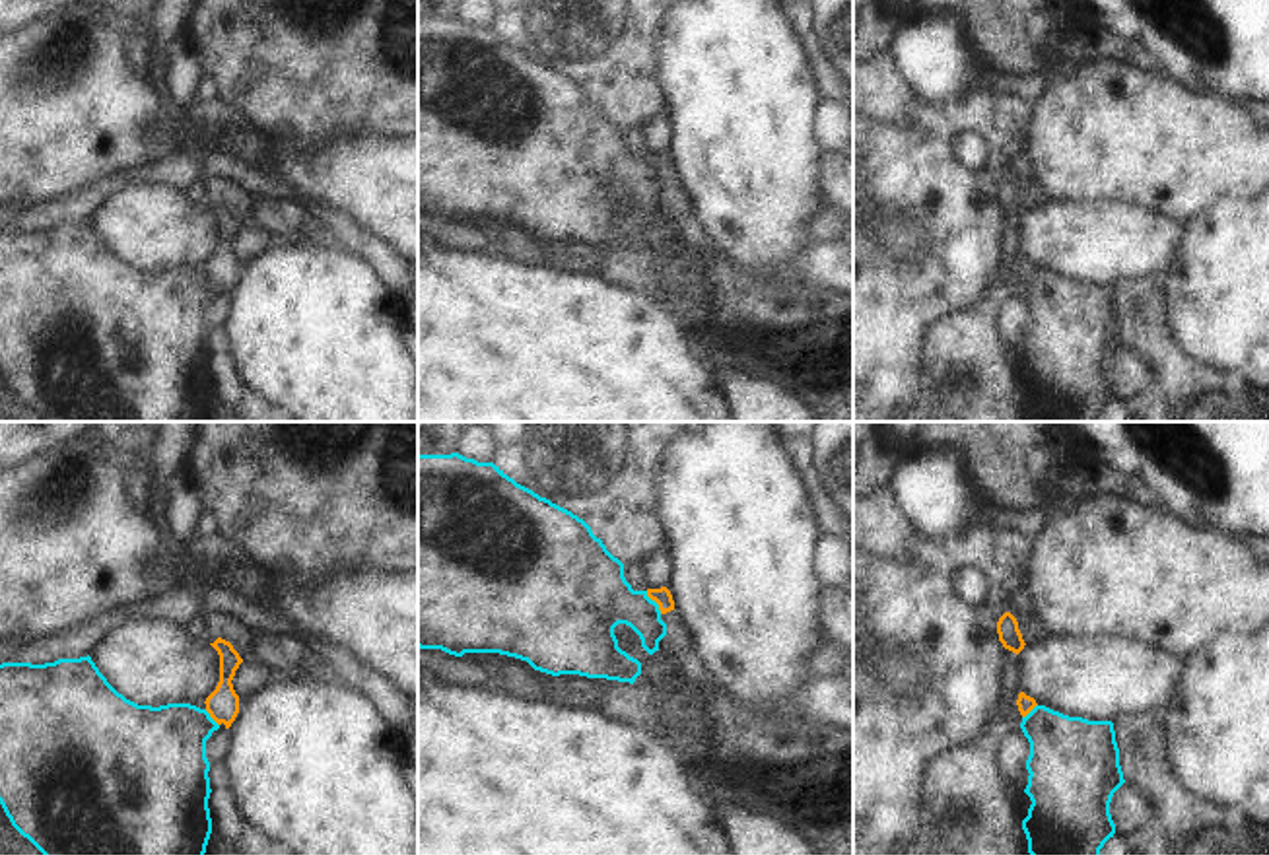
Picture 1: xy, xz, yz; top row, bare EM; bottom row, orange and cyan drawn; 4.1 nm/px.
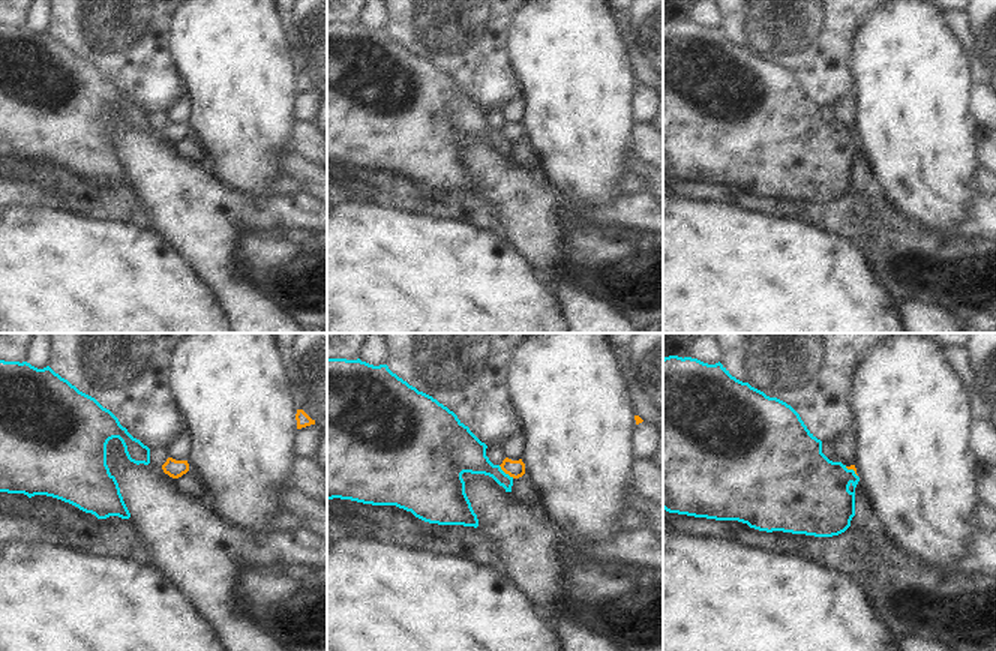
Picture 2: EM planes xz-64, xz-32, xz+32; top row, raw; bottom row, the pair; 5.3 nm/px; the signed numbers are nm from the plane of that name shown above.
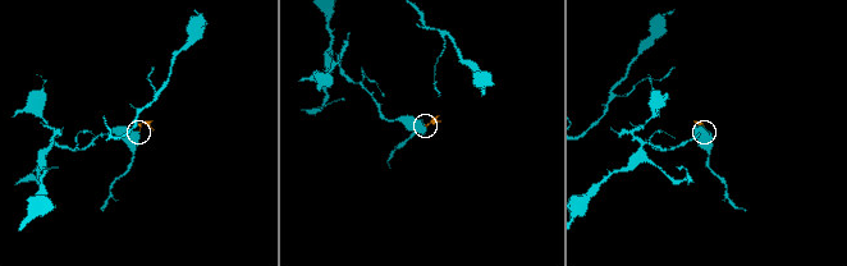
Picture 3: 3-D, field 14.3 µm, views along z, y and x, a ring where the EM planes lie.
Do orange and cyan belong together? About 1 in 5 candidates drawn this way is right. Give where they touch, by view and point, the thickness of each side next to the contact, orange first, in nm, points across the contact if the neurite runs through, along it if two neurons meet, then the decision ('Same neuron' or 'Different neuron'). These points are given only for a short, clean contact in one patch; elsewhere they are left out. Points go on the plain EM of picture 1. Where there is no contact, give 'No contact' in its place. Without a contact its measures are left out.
Touches orange at xz (655, 166). Thickness 70 nm (orange) against 300 nm. Boundary: xz (646, 156), (661, 177). Different neuron

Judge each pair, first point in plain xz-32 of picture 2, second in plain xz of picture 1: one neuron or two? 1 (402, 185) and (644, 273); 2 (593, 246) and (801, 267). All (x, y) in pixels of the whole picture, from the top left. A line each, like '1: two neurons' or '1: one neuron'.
1: one neuron
2: two neurons

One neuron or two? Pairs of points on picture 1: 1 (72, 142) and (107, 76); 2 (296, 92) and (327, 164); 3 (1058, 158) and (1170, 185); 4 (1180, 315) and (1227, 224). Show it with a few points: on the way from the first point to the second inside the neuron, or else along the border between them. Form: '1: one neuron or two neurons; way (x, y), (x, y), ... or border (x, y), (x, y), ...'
1: one neuron; way (72, 127), (72, 111), (92, 92)
2: two neurons; border (364, 135), (325, 140), (313, 146), (274, 140)
3: one neuron; way (1085, 158), (1143, 158)
4: one neuron; way (1203, 292), (1227, 269), (1227, 247)

